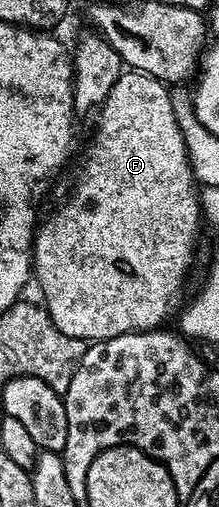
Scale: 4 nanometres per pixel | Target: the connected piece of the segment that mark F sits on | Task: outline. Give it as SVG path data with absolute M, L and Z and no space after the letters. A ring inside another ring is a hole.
M128 69L119 75L117 84L103 101L99 123L95 126L95 135L91 138L91 147L83 158L83 167L79 170L79 183L75 186L75 195L56 212L52 218L38 223L33 243L33 278L39 281L39 290L43 293L42 305L47 315L57 324L65 336L81 338L88 343L103 342L113 336L134 334L136 330L154 330L162 327L171 314L171 309L179 302L183 294L183 281L187 278L187 269L195 258L195 241L199 238L199 218L201 222L201 203L194 172L191 170L189 156L182 139L181 129L173 112L172 91L168 83L139 70Z

